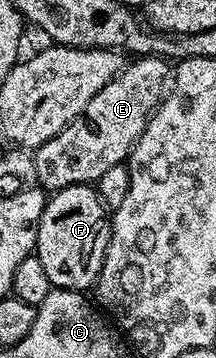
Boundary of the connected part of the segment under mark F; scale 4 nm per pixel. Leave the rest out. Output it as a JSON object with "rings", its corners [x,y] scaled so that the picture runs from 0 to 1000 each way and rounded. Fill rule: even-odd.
{"rings":[[[431,514],[296,522],[218,559],[176,626],[167,715],[245,804],[398,813],[412,796],[449,799],[505,676],[509,606]]]}

